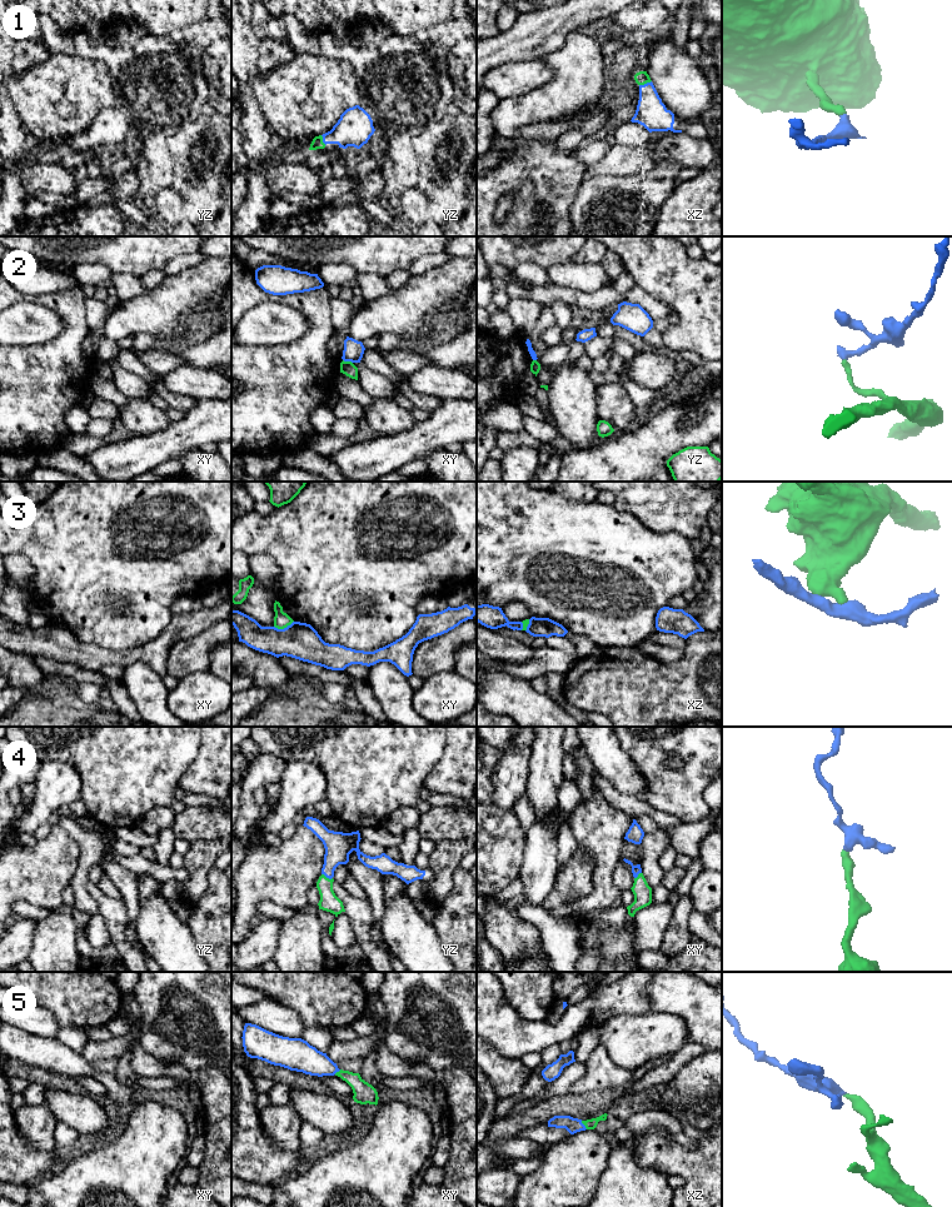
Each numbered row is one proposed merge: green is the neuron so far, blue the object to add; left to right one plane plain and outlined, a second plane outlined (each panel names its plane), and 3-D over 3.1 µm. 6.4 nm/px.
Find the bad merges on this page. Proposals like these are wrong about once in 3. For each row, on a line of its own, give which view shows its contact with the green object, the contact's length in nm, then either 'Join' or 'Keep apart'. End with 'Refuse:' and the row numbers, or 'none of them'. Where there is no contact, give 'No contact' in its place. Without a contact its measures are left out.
1: Touches green in xz. Shared border 90 nm. Join
2: Touches green in xy. Shared border 70 nm. Keep apart
3: Touches green in xy. Shared border 130 nm. Keep apart
4: Touches green in yz. Shared border 80 nm. Join
5: Touches green in xz. Shared border 70 nm. Join
Refuse: 2, 3

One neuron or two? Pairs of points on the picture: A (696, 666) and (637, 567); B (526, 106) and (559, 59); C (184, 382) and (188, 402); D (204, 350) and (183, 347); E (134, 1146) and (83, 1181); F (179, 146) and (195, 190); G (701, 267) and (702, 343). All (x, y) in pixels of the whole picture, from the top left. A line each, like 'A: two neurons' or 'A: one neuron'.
A: two neurons
B: one neuron
C: two neurons
D: one neuron
E: one neuron
F: one neuron
G: one neuron

